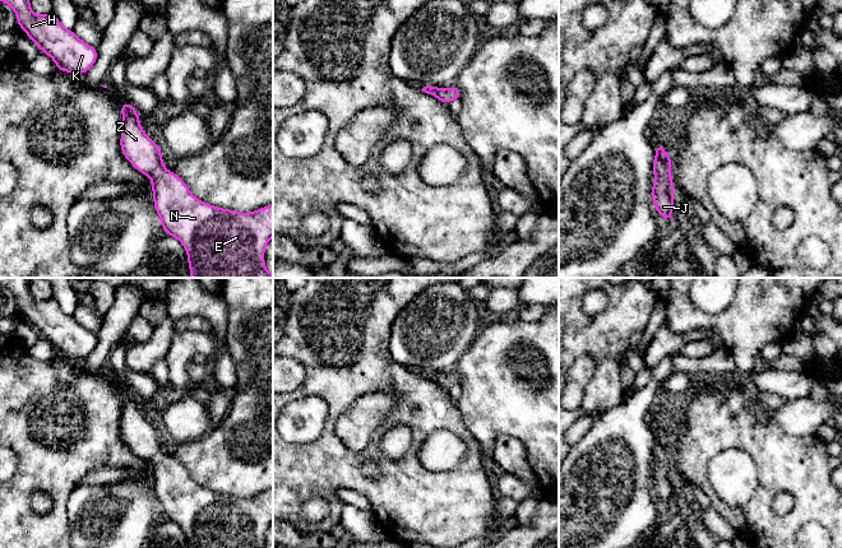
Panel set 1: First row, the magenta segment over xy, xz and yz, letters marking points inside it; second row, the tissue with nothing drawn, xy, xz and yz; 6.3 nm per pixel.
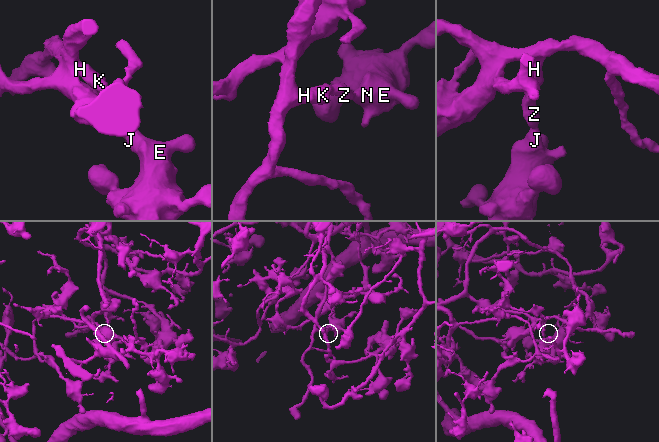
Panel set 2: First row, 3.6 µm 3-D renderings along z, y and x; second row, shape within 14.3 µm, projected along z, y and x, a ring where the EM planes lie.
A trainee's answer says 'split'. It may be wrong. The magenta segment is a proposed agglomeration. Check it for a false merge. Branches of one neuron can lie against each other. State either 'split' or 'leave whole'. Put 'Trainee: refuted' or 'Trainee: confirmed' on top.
Trainee: refuted
leave whole

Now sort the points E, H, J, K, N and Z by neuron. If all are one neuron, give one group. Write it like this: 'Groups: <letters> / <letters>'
Groups: E H J K N Z

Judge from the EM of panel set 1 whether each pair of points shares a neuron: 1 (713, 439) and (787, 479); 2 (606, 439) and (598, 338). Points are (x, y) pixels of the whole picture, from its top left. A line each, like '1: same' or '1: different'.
1: same
2: different

